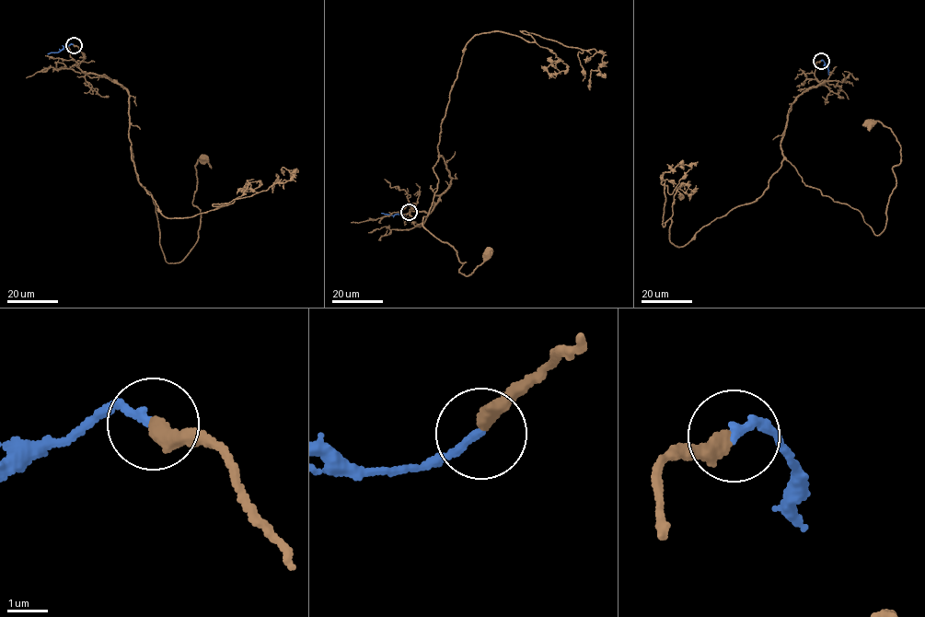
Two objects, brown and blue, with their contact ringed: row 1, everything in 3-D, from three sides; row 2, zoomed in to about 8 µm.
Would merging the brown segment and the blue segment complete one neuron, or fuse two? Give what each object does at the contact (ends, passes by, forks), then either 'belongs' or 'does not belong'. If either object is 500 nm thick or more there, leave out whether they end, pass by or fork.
brown ends; blue ends; belongs

